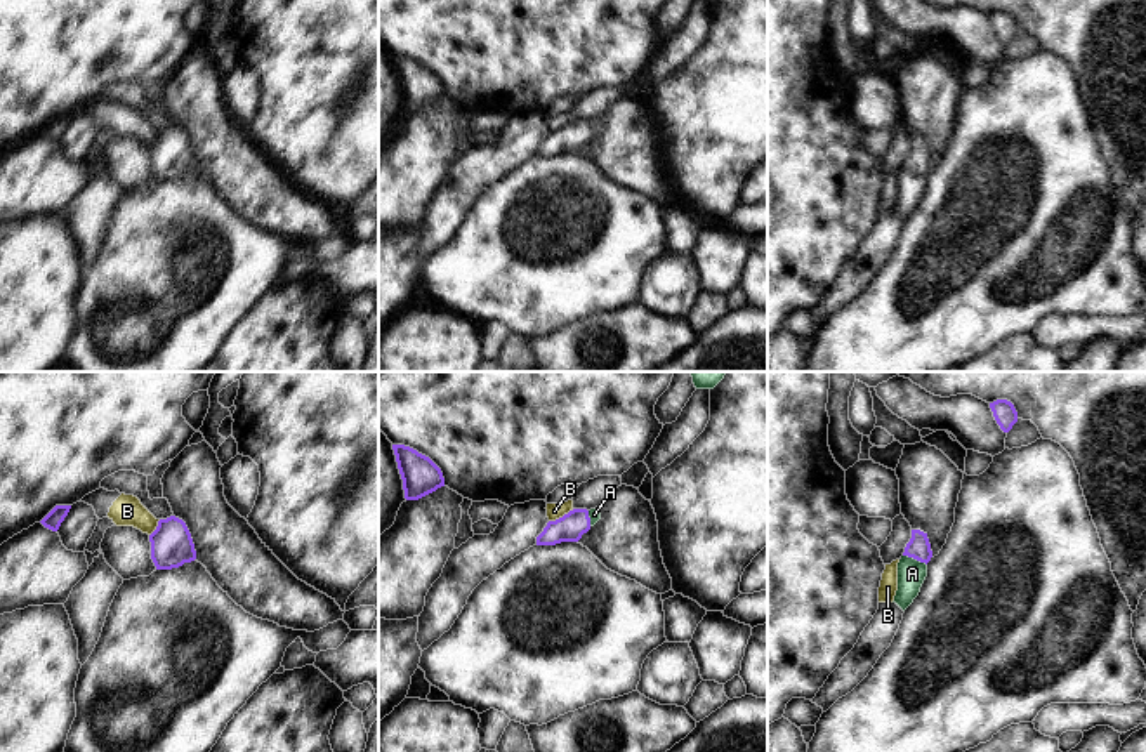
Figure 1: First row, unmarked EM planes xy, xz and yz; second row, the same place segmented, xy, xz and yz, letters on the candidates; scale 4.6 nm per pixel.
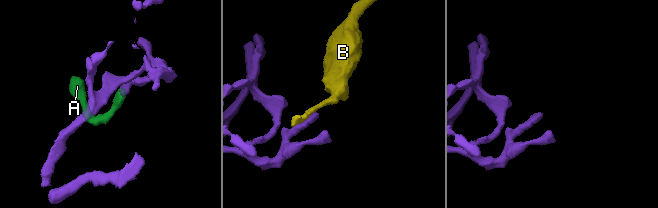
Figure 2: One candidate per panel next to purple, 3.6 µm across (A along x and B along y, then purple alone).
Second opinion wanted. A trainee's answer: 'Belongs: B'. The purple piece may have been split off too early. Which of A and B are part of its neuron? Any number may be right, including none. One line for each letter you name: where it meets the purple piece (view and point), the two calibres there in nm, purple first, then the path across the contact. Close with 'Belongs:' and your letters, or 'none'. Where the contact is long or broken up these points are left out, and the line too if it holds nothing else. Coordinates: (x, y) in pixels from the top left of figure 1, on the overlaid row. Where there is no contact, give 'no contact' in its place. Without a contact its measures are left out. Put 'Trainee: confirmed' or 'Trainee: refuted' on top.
Trainee: refuted
A: yz (915, 558) | 110/130 nm | across yz (919, 547), (915, 558), (912, 573)
Belongs: A

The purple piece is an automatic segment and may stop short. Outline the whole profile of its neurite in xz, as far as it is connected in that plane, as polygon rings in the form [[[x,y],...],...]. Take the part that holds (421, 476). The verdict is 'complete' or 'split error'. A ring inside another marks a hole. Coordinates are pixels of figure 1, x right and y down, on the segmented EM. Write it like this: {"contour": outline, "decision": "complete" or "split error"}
{"contour": [[[392,445],[406,500],[418,500],[445,486],[441,469],[425,455],[405,445]]], "decision": "complete"}

